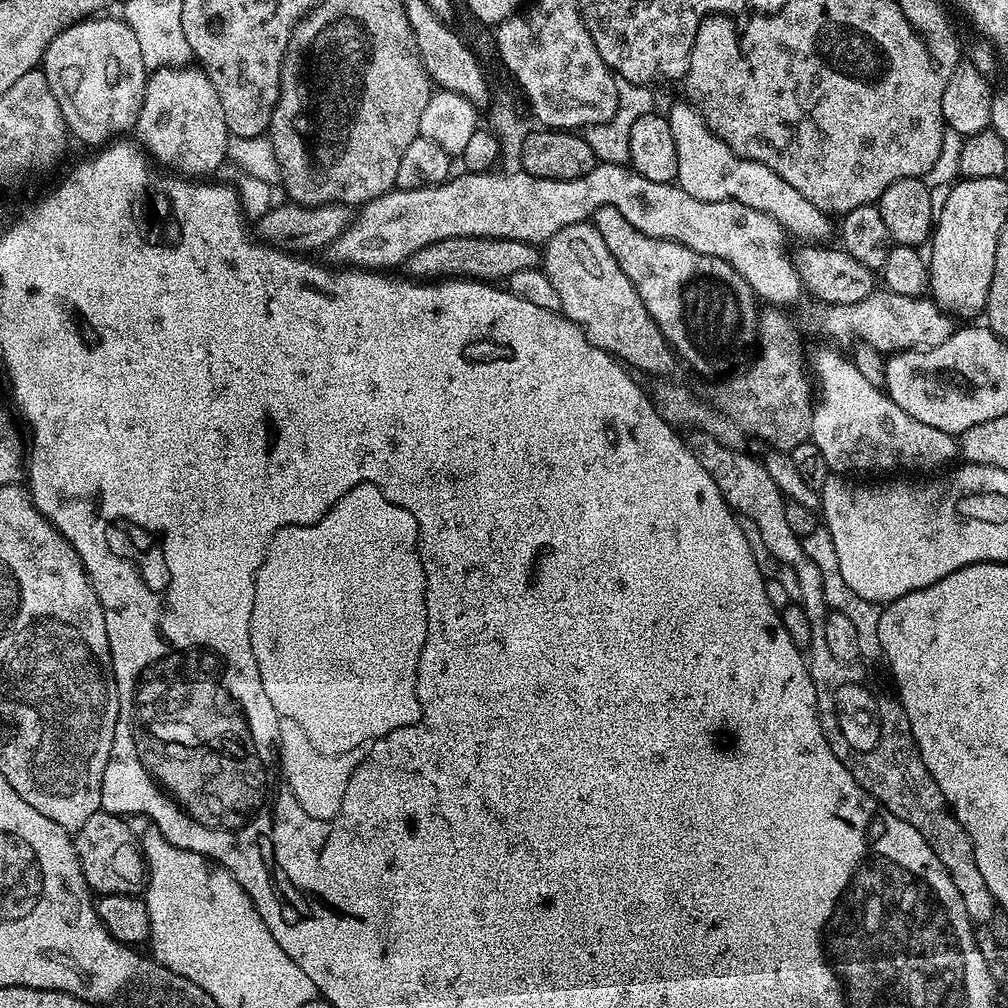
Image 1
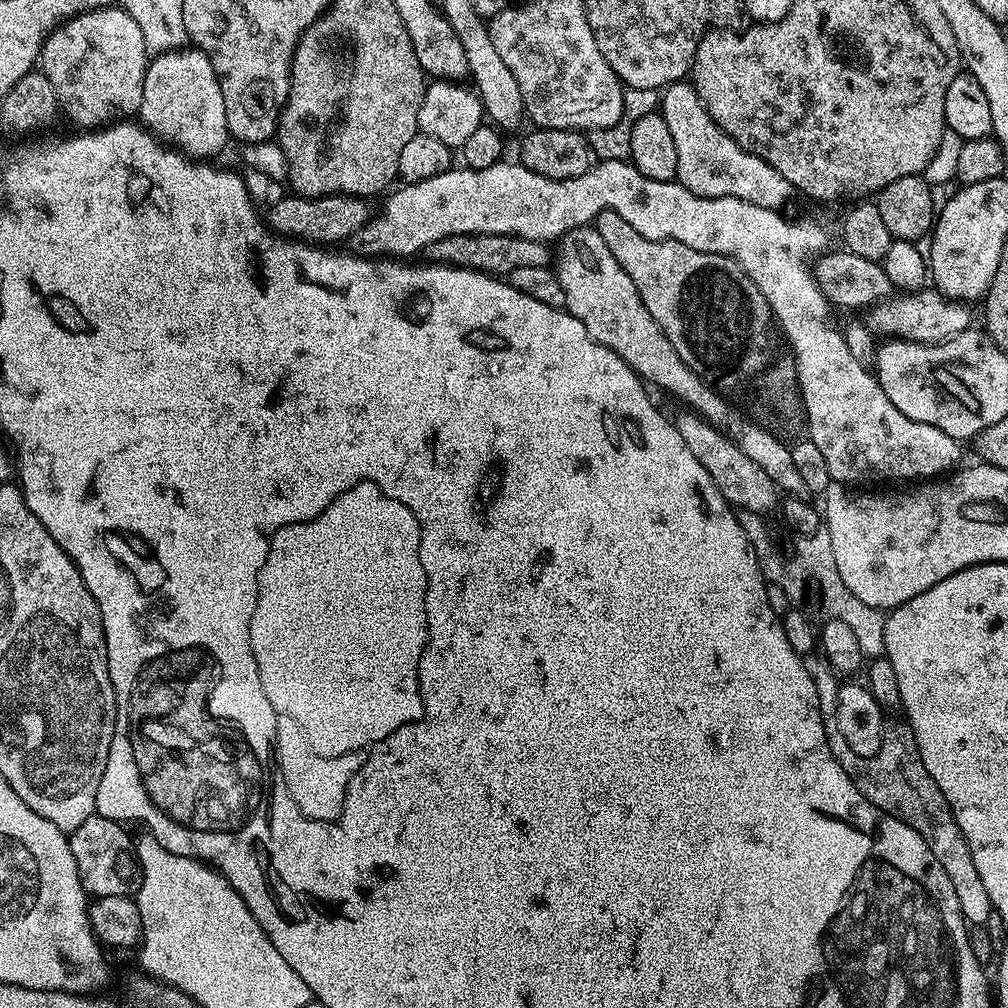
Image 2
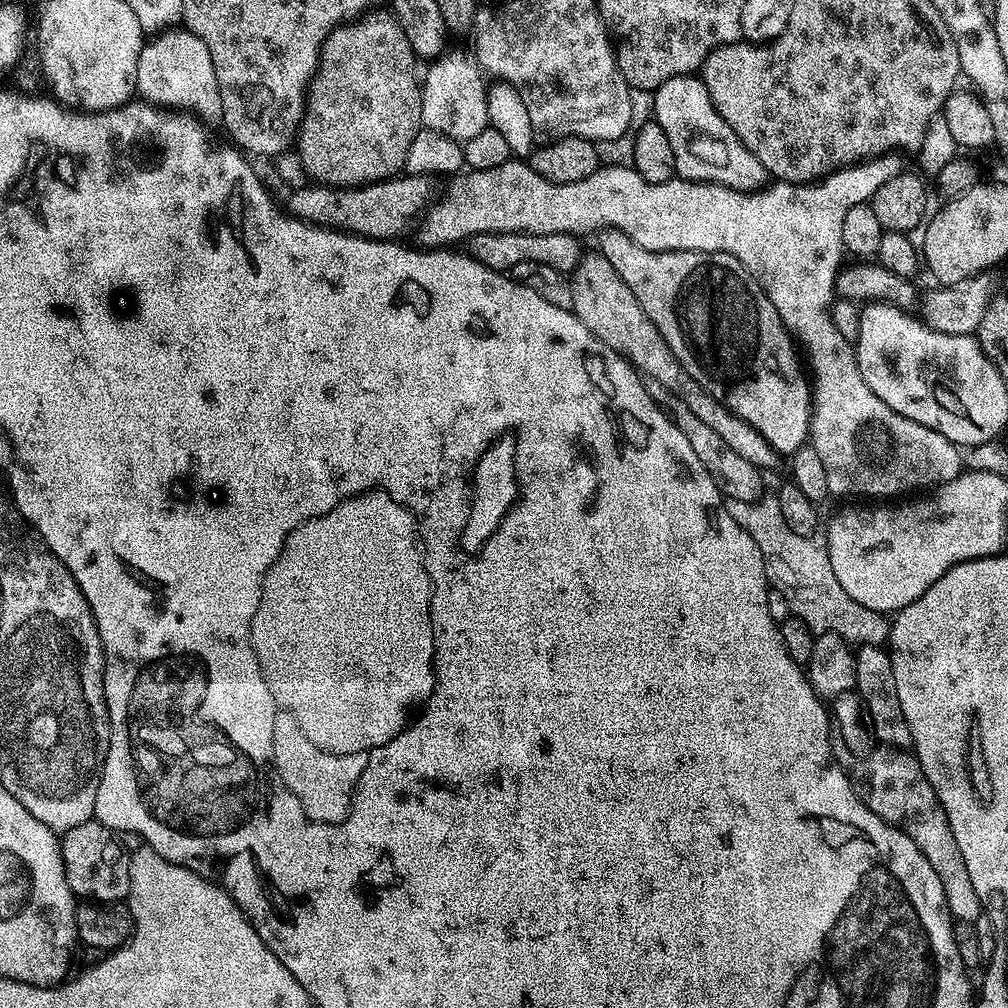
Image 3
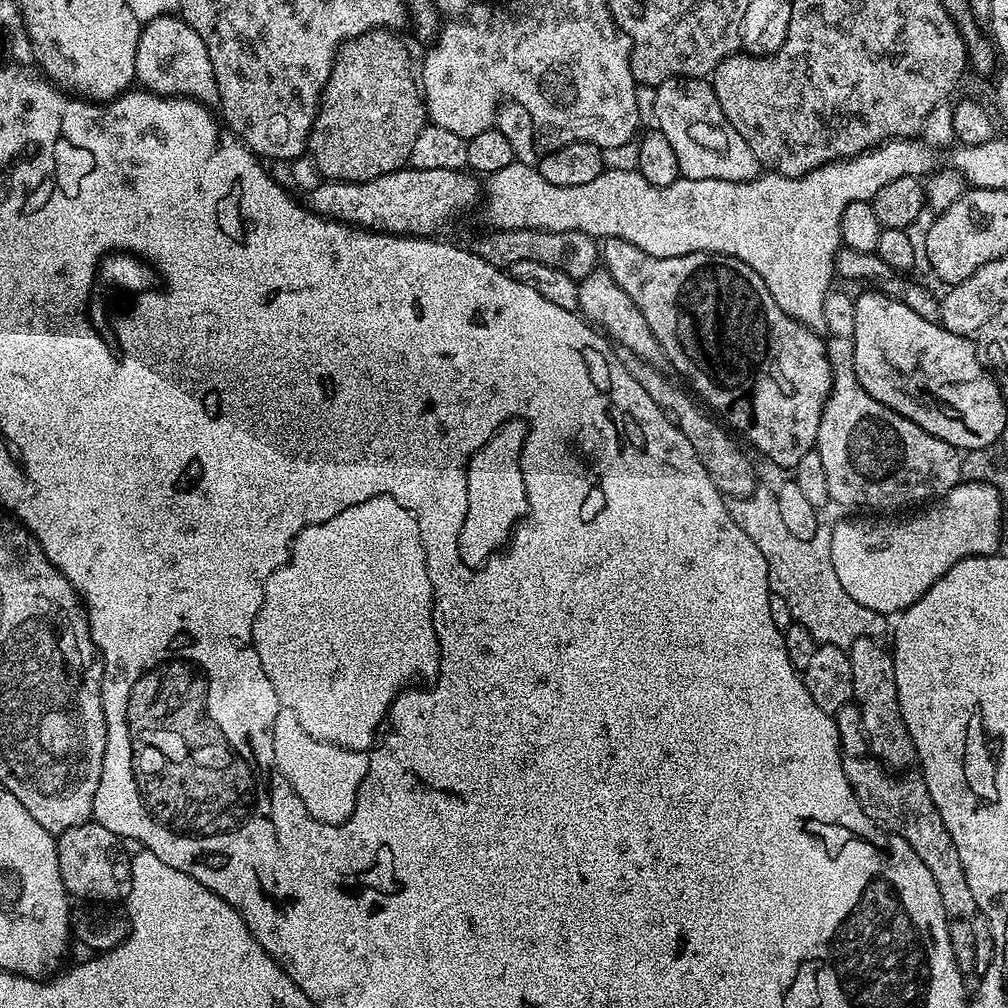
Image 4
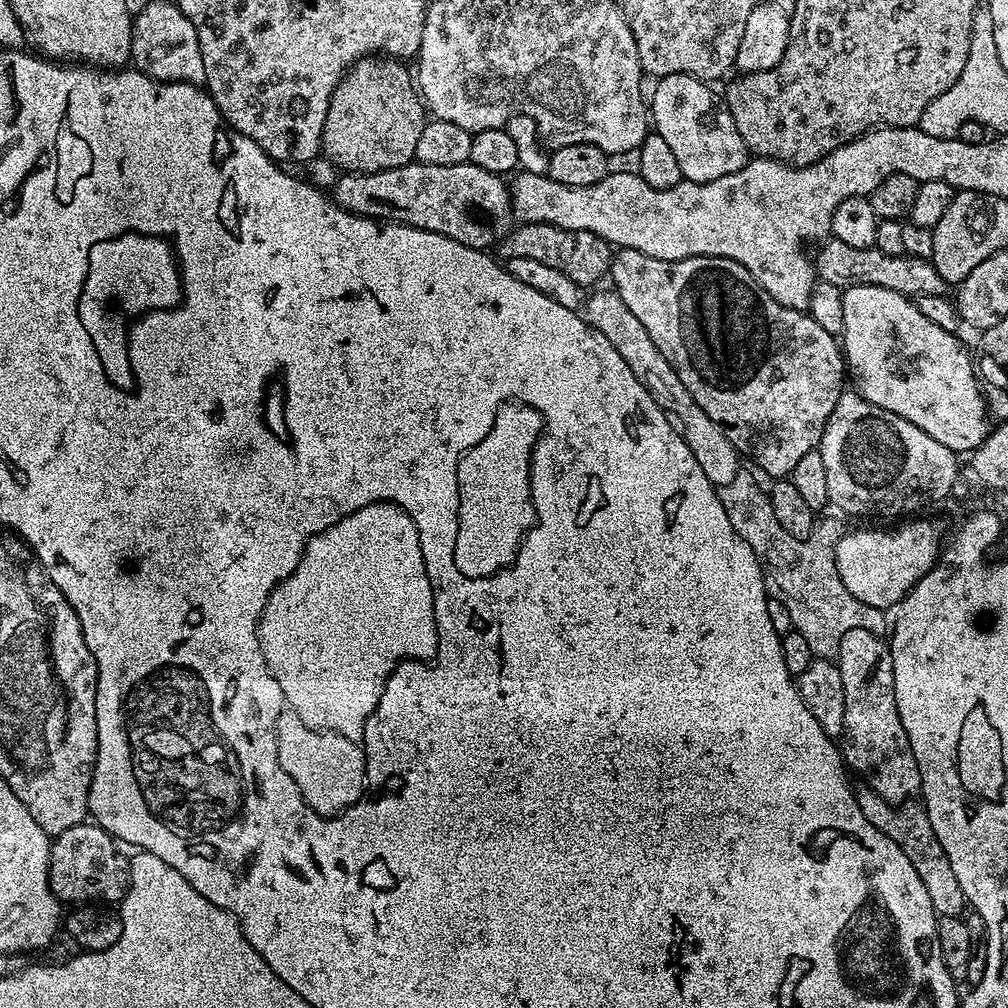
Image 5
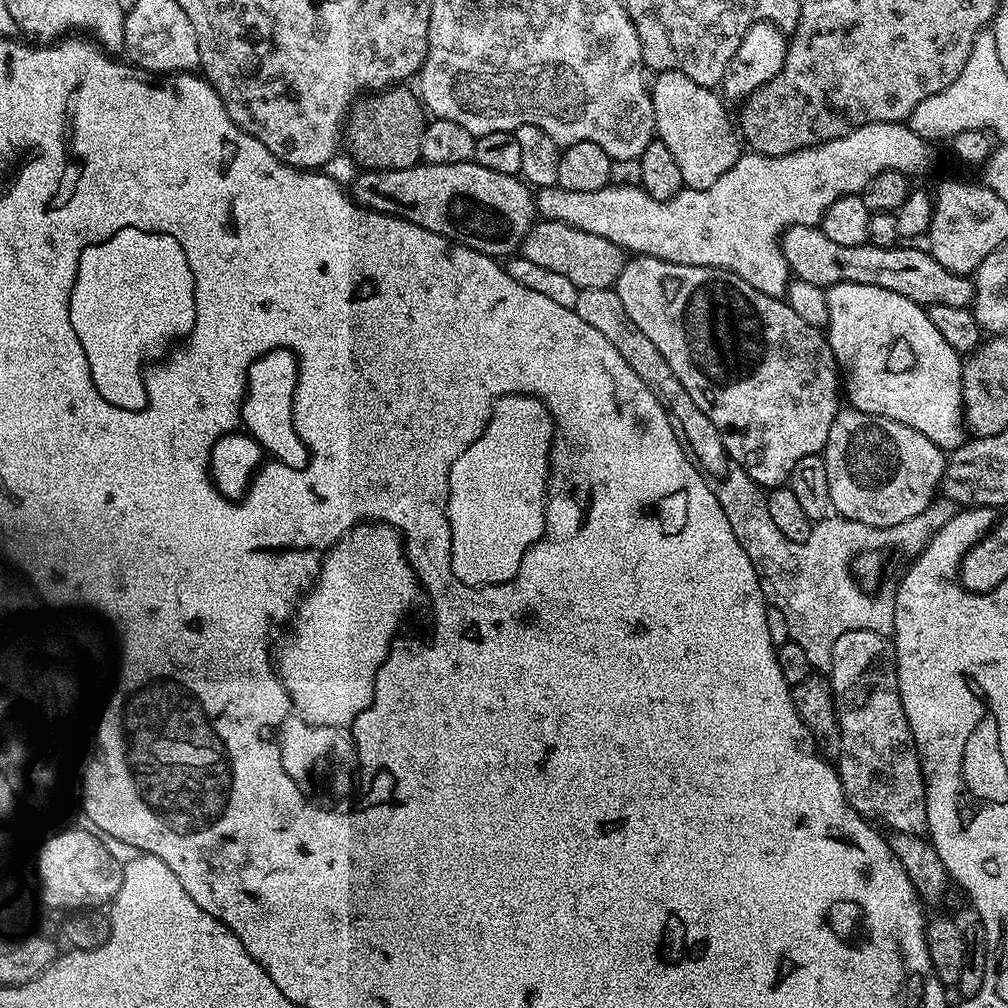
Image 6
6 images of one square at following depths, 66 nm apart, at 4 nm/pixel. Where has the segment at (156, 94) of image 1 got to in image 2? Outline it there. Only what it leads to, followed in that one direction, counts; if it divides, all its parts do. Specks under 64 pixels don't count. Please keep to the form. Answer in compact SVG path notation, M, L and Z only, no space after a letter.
M195 46L174 48L149 59L142 82L142 106L138 116L149 131L194 158L212 158L208 156L218 155L230 144L226 126L226 105L222 102L222 86L218 86L218 78L214 74L214 66L210 66L210 58Z

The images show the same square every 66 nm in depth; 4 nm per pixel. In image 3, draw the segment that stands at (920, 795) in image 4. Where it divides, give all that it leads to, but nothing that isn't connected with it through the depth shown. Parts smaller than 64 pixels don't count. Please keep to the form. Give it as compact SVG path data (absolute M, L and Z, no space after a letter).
M836 735L836 748L840 748L840 760L850 764L852 778L849 780L862 802L878 818L882 818L890 826L902 830L926 854L926 862L934 866L934 874L942 881L942 890L946 894L946 906L953 921L962 924L976 924L982 916L982 905L978 894L970 882L970 874L966 870L966 862L962 862L962 850L958 850L958 842L954 842L954 830L950 830L950 822L946 818L946 810L942 802L938 802L938 794L934 794L934 786L926 778L922 766L911 751L900 746L892 746L888 752L876 750L869 756L850 760L849 752Z

